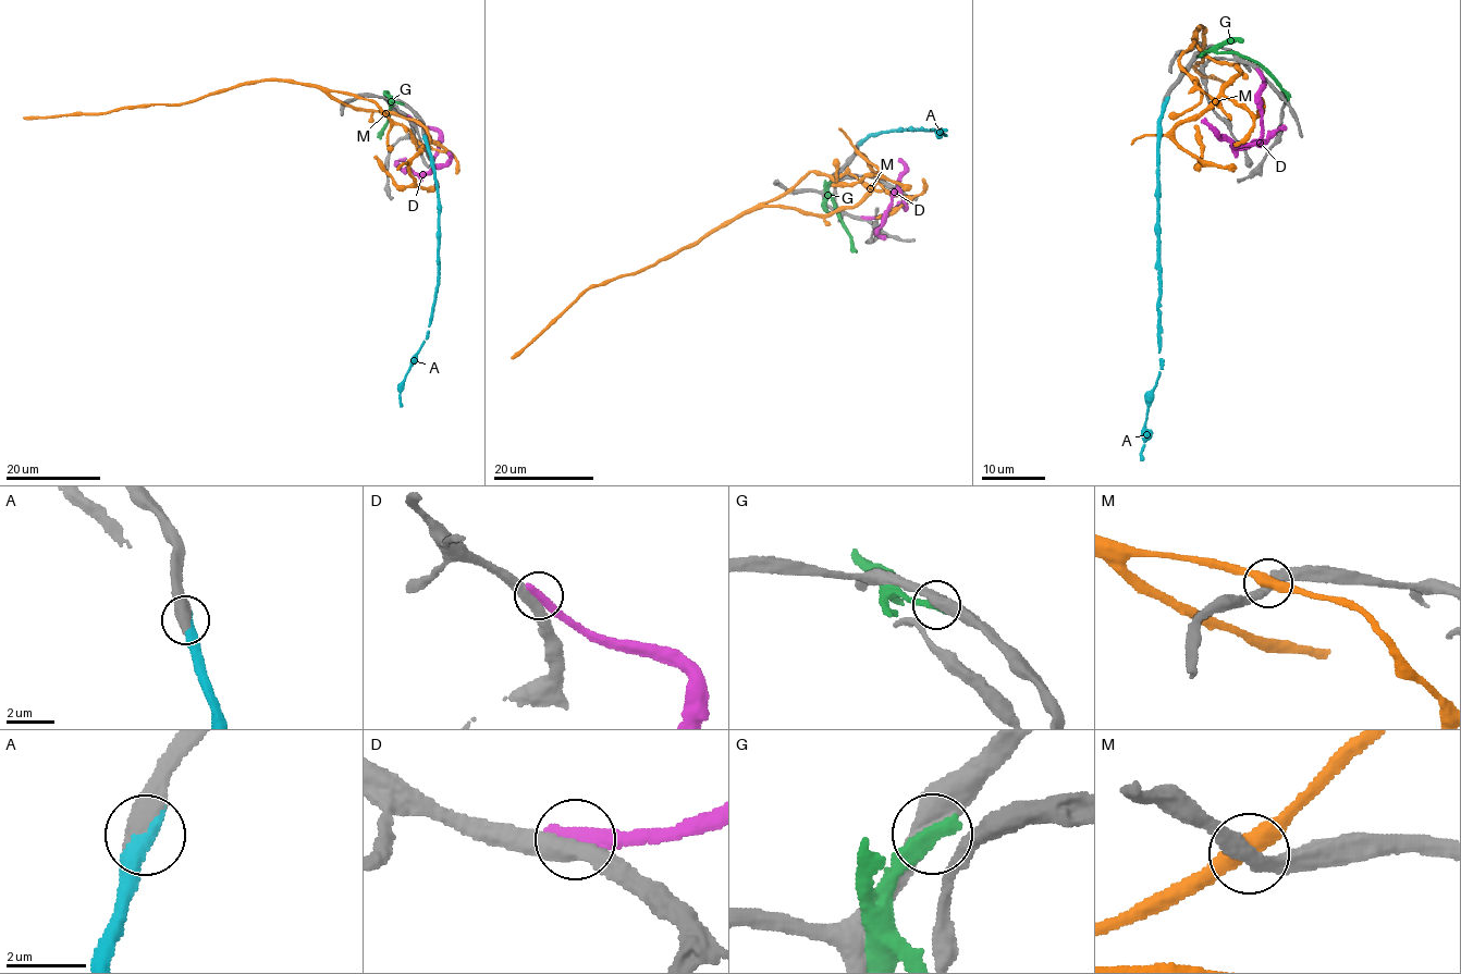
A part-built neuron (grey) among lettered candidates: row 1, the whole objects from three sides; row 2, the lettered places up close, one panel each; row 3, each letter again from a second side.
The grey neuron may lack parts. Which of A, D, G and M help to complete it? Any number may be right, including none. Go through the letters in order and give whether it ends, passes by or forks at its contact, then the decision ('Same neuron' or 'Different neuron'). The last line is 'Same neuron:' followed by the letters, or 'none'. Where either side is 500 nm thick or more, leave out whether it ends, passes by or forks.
A: Same neuron
D: It ends there. Different neuron
G: It ends there. Different neuron
M: It passes by. Different neuron
Same neuron: A

